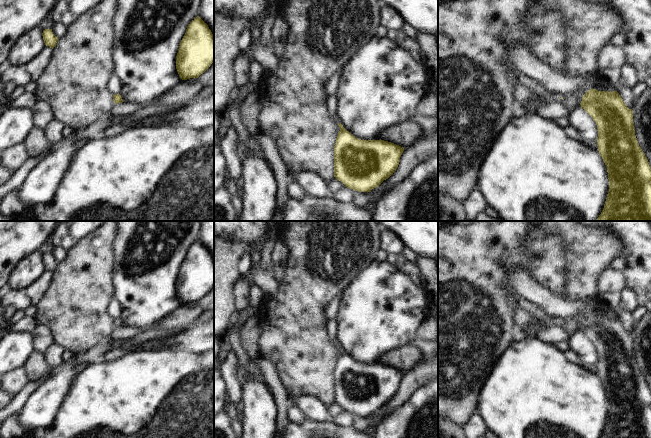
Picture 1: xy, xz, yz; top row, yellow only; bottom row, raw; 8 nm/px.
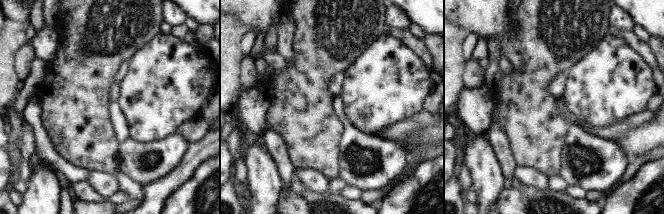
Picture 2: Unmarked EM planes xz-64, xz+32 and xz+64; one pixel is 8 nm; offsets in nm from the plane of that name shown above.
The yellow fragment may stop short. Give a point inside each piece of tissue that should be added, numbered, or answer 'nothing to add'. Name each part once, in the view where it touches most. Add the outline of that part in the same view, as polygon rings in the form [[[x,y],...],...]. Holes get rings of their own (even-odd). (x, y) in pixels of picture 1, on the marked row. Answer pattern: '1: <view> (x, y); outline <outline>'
nothing to add

